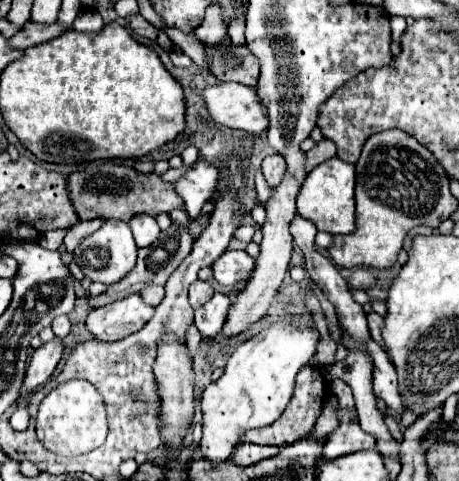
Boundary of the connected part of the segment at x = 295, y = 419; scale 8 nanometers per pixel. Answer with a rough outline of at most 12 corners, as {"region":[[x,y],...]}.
{"region":[[305,366],[285,412],[243,442],[289,446],[307,436],[327,392],[323,374]]}

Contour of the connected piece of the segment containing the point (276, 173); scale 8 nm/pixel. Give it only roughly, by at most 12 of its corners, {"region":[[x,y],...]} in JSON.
{"region":[[281,154],[263,160],[263,176],[271,188],[281,182],[287,164]]}

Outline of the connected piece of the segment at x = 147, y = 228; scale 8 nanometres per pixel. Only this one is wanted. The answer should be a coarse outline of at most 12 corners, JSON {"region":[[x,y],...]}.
{"region":[[149,214],[129,220],[139,248],[157,242],[161,232],[157,220]]}

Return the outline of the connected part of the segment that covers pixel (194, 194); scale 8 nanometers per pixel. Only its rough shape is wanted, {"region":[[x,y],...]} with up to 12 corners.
{"region":[[199,160],[175,182],[187,214],[213,200],[219,170]]}

